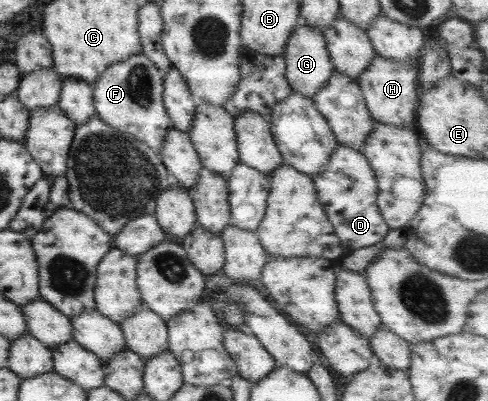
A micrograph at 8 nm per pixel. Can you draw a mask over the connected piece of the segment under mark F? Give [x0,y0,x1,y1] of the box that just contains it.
[93,51,172,153]

